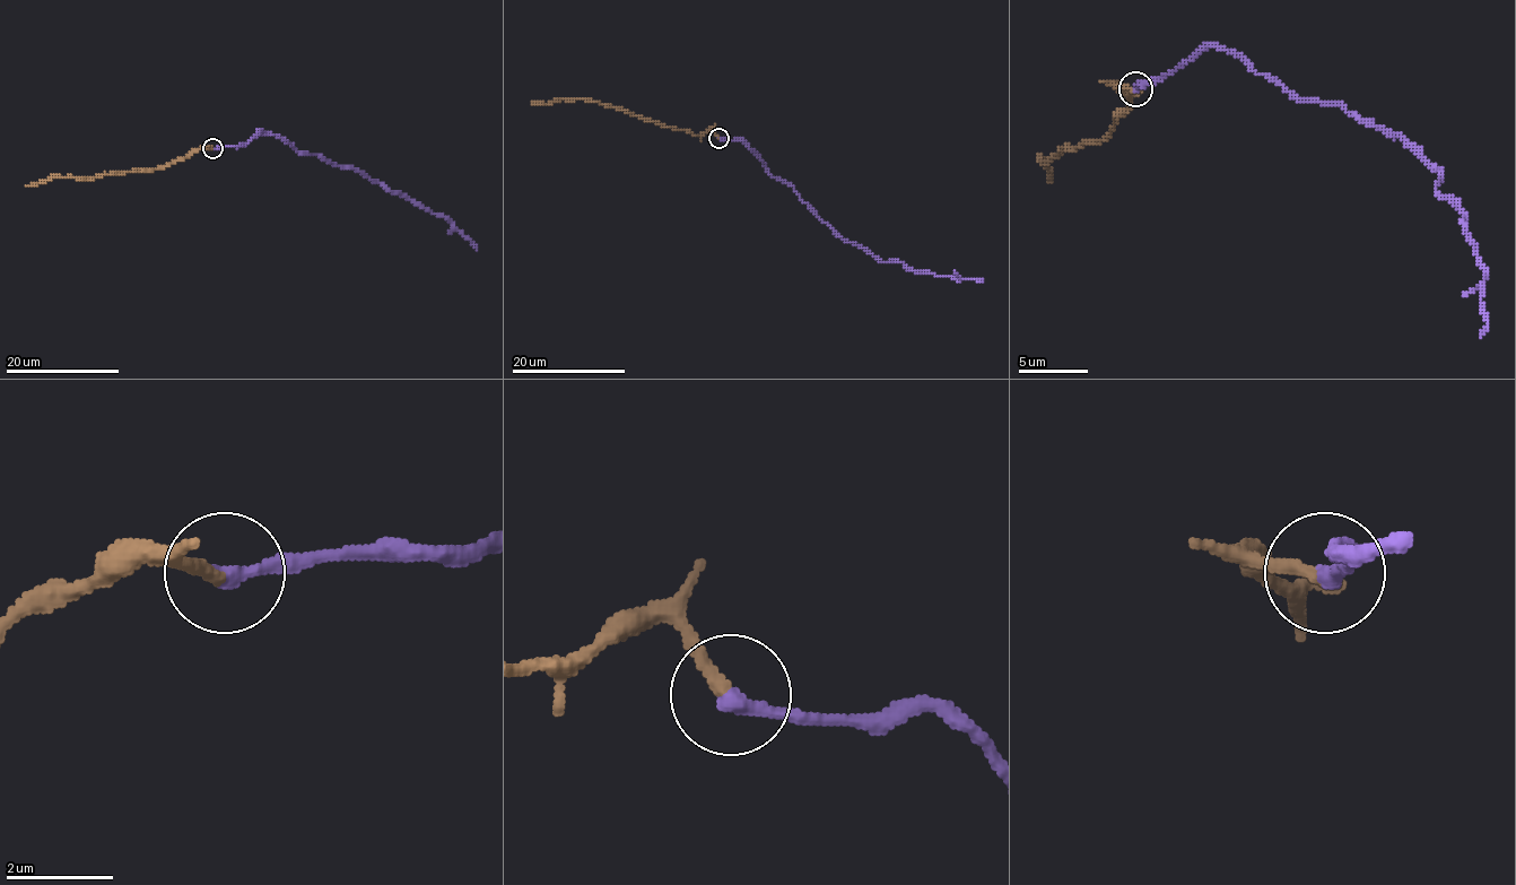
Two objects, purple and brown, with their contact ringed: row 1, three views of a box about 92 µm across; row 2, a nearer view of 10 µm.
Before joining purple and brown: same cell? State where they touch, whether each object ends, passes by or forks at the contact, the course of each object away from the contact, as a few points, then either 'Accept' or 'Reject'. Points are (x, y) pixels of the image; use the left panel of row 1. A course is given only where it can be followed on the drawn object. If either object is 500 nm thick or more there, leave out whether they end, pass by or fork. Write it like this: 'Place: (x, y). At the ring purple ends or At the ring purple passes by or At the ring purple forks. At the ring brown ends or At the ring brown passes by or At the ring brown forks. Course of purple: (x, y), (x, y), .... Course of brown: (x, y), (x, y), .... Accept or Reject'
Place: (212, 148). At the ring purple ends. At the ring brown ends. Course of purple: (212, 148), (243, 145), (263, 131), (281, 137), (298, 150), (360, 171), (376, 183), (442, 215), (476, 250). Course of brown: (212, 148), (201, 147), (153, 170), (110, 172), (90, 178), (50, 176), (25, 187). Accept

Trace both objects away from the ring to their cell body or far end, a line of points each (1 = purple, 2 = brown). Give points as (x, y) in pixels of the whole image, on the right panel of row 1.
1: (1134, 88), (1225, 46), (1294, 95), (1408, 144), (1478, 248), (1481, 338)
2: (1134, 88), (1117, 85), (1127, 105), (1099, 140), (1065, 147), (1047, 161), (1040, 157), (1052, 171), (1047, 182)

